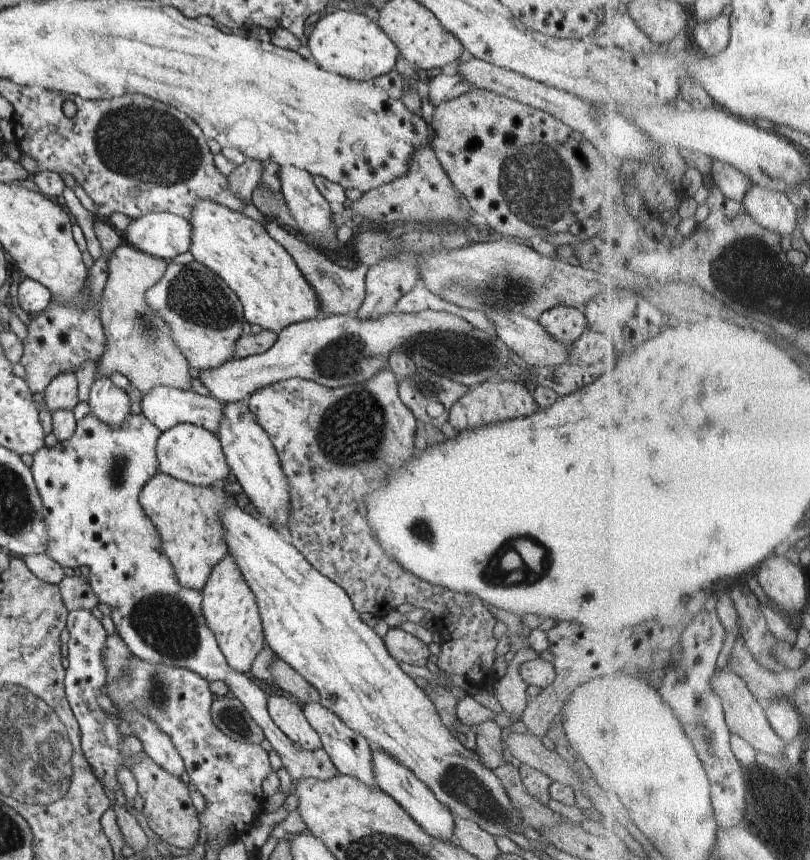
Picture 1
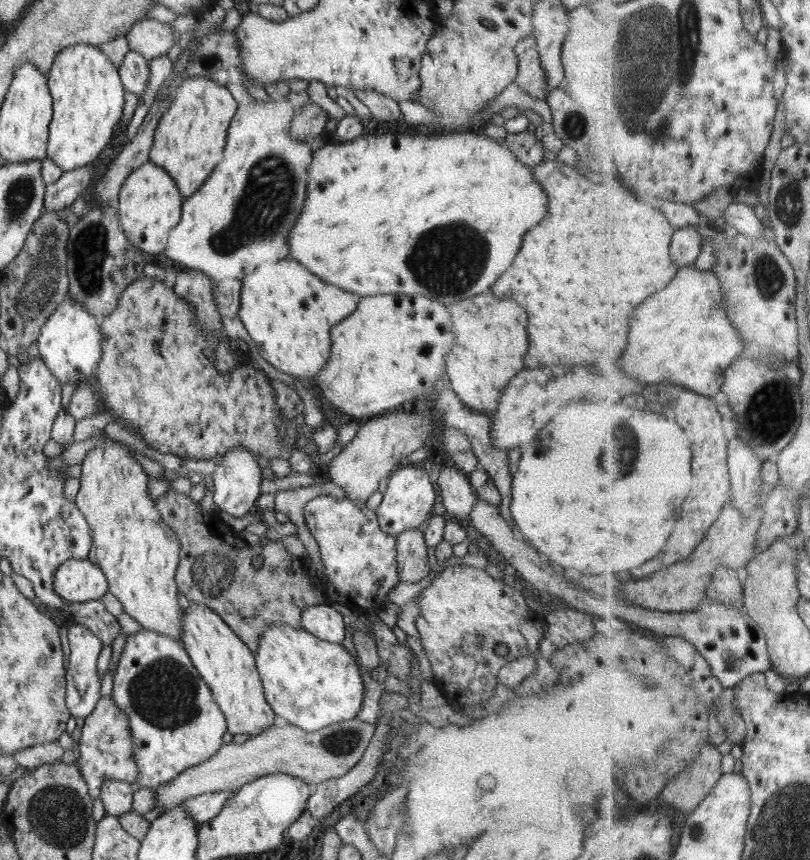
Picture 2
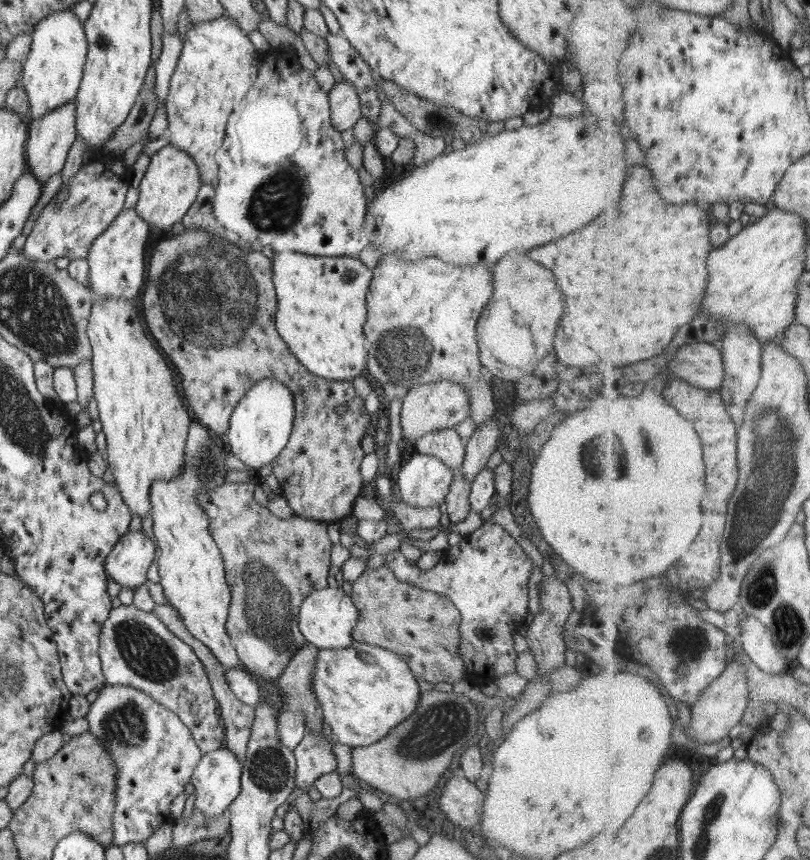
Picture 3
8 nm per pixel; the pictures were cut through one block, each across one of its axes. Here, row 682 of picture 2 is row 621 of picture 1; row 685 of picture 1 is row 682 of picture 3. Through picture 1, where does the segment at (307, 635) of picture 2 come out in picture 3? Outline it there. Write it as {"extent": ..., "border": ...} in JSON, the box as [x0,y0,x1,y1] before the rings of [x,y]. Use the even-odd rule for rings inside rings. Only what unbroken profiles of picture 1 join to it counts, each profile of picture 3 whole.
{"extent":[312,641,420,747],"border":[[[358,641],[345,649],[318,649],[314,671],[312,671],[312,688],[322,708],[323,720],[330,726],[336,740],[342,745],[362,747],[386,737],[390,730],[410,717],[420,701],[420,688],[417,677],[410,666],[391,650]]]}

